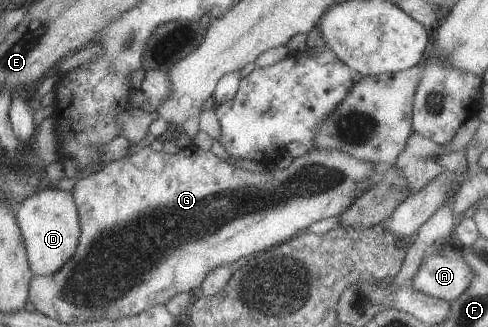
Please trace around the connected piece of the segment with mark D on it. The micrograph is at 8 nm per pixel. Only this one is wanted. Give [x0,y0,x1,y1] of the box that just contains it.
[17,186,80,276]

